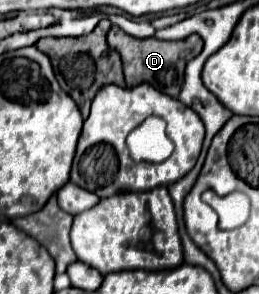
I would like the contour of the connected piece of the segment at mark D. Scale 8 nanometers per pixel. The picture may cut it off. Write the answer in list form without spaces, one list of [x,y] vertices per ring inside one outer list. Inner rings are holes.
[[[111,26],[109,34],[107,34],[107,42],[111,48],[115,48],[121,58],[123,58],[123,70],[125,70],[125,82],[129,88],[137,86],[137,84],[151,84],[153,88],[177,98],[181,84],[183,84],[183,74],[185,74],[185,64],[195,58],[201,48],[203,48],[203,40],[199,34],[191,34],[185,40],[177,40],[177,42],[165,42],[165,40],[157,40],[157,38],[133,38],[129,34],[125,34],[119,26]]]

